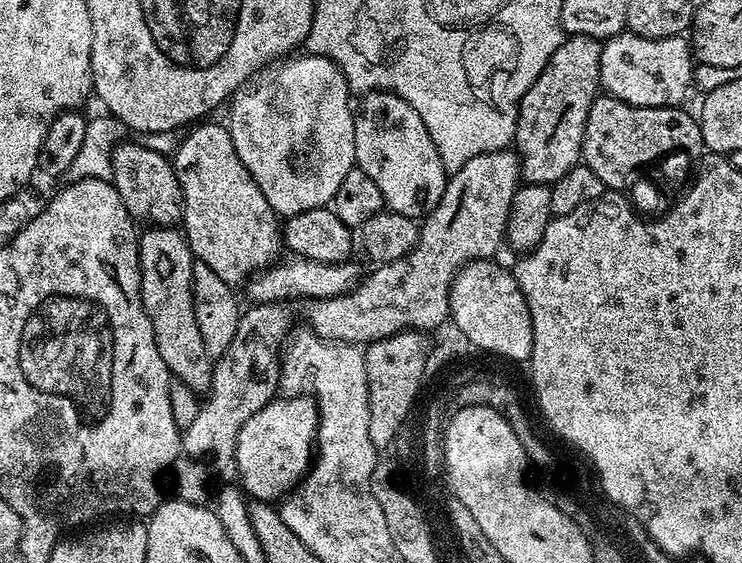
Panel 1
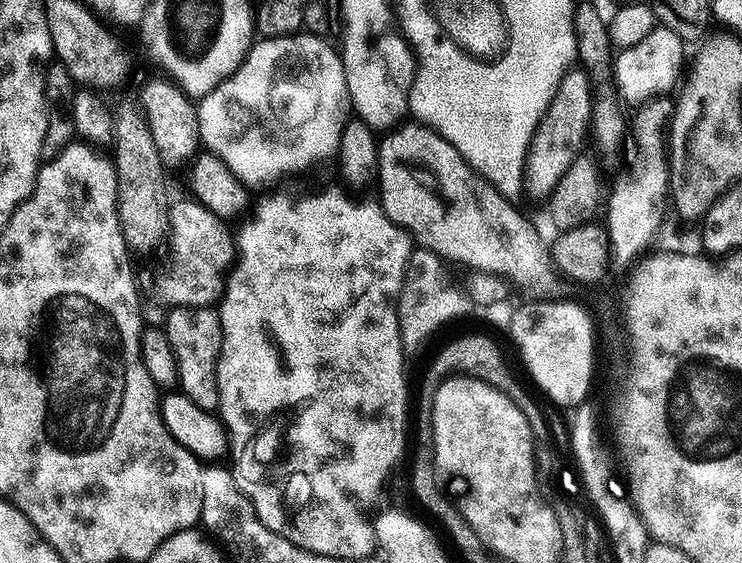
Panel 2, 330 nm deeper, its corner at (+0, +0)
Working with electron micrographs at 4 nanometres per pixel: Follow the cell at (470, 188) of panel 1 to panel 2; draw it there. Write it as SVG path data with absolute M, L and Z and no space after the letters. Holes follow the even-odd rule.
M569 70L560 80L560 89L554 94L546 114L538 122L534 130L534 138L528 147L528 157L524 163L525 197L532 200L547 201L548 195L558 186L562 174L570 170L570 162L578 158L584 151L584 139L590 136L592 122L592 102L594 85L583 70Z

